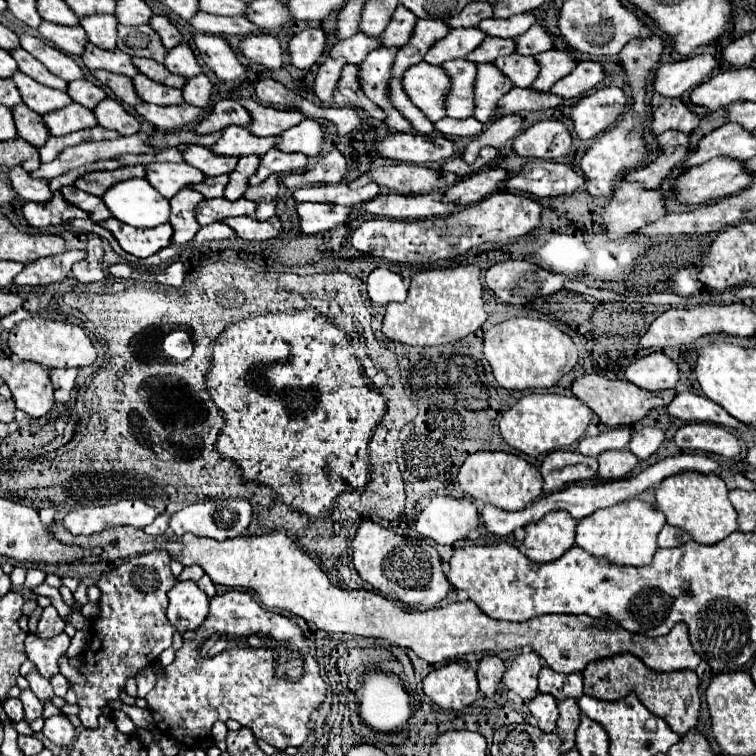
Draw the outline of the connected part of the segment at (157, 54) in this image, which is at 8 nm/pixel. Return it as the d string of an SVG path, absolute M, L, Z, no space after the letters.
M139 25L139 27L117 27L119 39L117 45L121 51L133 55L133 57L149 57L159 63L165 61L165 45L161 43L161 37L153 33L149 25Z

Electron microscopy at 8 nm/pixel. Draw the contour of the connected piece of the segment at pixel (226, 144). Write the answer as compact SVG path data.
M231 125L223 131L223 137L213 145L211 151L219 155L259 155L263 157L269 149L277 147L277 137L257 137L247 127Z

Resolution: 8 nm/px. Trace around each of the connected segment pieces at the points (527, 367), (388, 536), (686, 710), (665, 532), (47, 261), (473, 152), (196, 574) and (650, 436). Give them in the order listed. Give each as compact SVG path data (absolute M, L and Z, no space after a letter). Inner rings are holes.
M513 317L489 329L485 333L483 353L493 367L495 381L505 389L553 387L577 365L579 359L577 347L567 333L549 325L548 321L529 317Z
M363 521L353 539L353 563L361 579L389 599L419 609L433 609L443 605L451 593L445 579L441 559L427 539L409 539L385 529L373 521Z
M631 653L613 655L609 659L593 661L585 667L585 695L605 699L605 701L619 701L629 693L635 693L639 701L657 717L661 717L679 737L695 729L699 719L699 679L695 671L681 669L675 673L659 673L649 669L641 659Z
M633 499L623 501L607 509L599 509L593 515L581 519L577 523L577 537L575 543L583 547L587 553L595 557L605 557L615 565L649 565L655 551L657 551L657 533L659 533L659 547L677 547L691 541L691 535L679 527L665 525L665 515L657 511L653 505Z
M65 251L61 255L51 255L37 259L17 275L17 285L49 285L49 283L61 283L71 273L73 263L79 263L85 259L85 251Z
M505 115L505 117L499 117L499 119L493 119L487 129L481 133L481 137L477 137L473 143L467 145L467 151L465 151L465 157L471 159L477 159L477 151L481 147L487 147L487 145L493 145L493 147L503 147L505 143L509 143L511 139L515 139L521 129L523 129L523 117L521 115Z
M191 565L191 567L185 567L183 573L177 577L179 581L185 581L185 579L191 579L191 581L199 581L203 577L203 569L199 565Z
M645 427L641 433L635 433L631 437L629 451L633 455L637 455L639 459L647 459L647 457L651 457L659 449L659 445L661 445L663 439L665 439L665 433L661 429L657 429L657 427Z

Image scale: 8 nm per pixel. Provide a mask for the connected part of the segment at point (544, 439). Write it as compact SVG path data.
M529 393L521 397L509 411L505 411L503 419L499 421L499 429L501 437L509 447L525 455L537 457L541 453L549 453L577 443L585 435L591 417L593 411L585 407L585 403L581 403L577 397L565 397L555 393Z

